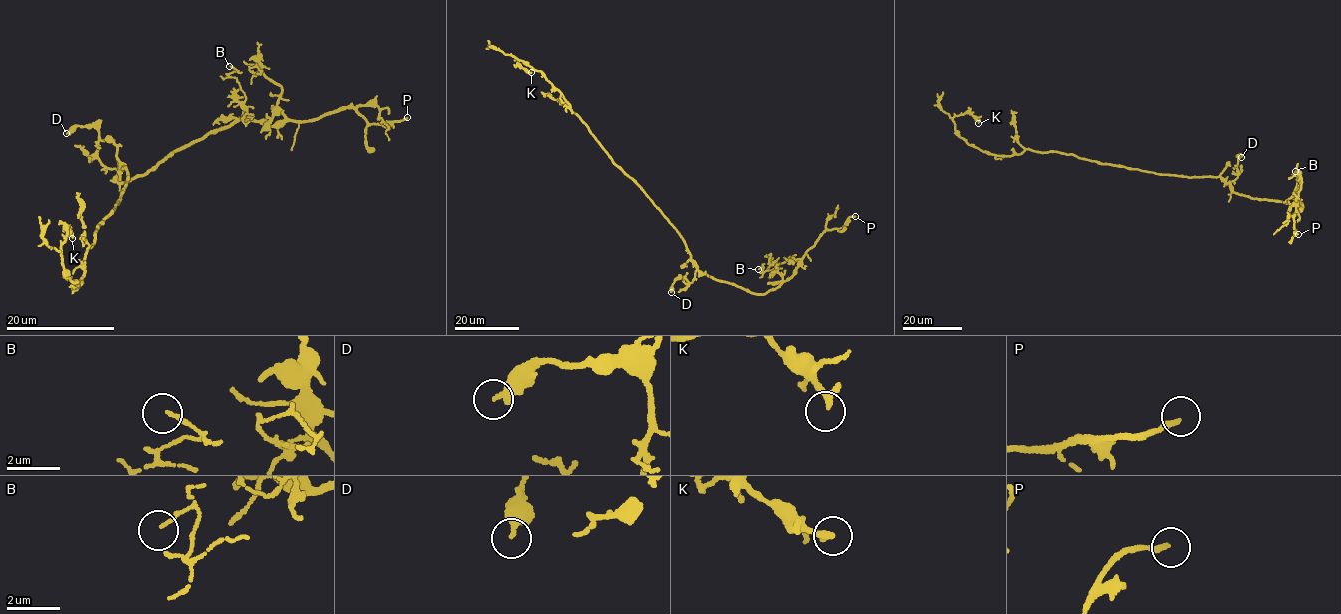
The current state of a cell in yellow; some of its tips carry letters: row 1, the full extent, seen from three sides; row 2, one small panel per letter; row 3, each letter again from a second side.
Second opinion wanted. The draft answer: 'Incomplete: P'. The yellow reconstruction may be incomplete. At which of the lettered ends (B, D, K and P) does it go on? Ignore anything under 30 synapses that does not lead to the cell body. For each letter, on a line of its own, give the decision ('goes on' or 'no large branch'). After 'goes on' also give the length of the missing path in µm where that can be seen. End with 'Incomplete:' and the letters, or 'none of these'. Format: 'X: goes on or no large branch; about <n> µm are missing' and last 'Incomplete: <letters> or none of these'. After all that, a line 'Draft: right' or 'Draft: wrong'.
B: no large branch
D: no large branch
K: no large branch
P: goes on; about 30 µm are missing
Incomplete: P
Draft: right

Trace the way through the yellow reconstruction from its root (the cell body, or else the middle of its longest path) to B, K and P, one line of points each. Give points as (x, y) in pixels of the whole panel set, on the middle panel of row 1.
B: (668, 219), (704, 273), (752, 293), (779, 287), (782, 278), (775, 268), (758, 269)
K: (668, 219), (640, 186), (613, 162), (543, 74), (512, 56), (531, 72)
P: (668, 219), (697, 268), (760, 294), (788, 280), (825, 231), (842, 228), (848, 218), (855, 216)

